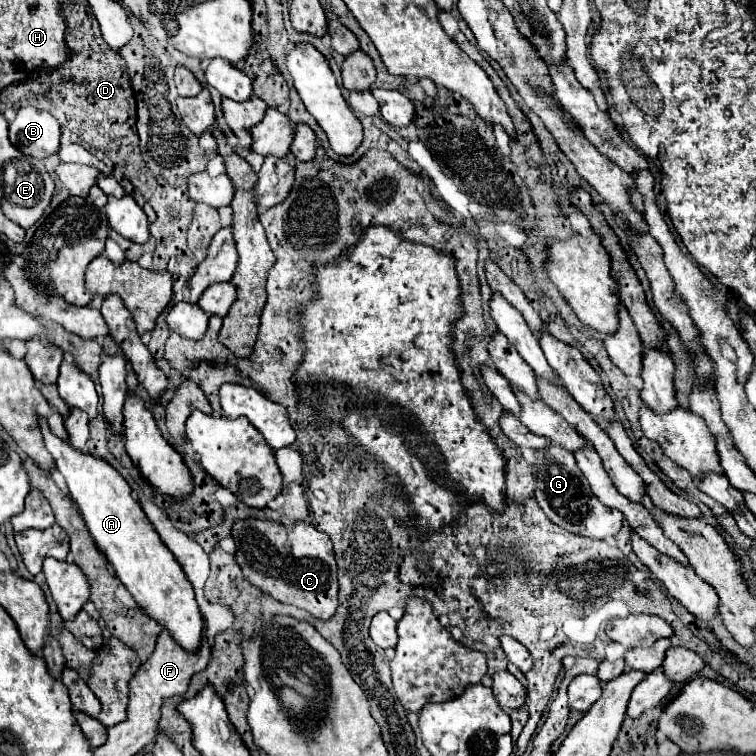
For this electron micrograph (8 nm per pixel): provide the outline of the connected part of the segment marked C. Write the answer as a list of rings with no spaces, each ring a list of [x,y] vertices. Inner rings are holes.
[[[246,519],[232,527],[232,537],[236,541],[236,561],[252,585],[280,603],[306,609],[316,619],[330,619],[334,615],[338,605],[338,579],[328,535],[308,523],[296,523],[294,529],[286,529],[276,521]]]

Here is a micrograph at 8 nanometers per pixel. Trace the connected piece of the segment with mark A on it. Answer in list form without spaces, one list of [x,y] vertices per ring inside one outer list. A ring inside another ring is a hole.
[[[44,421],[40,423],[40,429],[46,449],[56,459],[56,469],[68,483],[72,501],[84,517],[92,539],[114,565],[122,585],[130,591],[130,595],[146,611],[148,617],[168,629],[176,643],[180,643],[186,651],[196,651],[196,647],[200,647],[202,643],[204,621],[194,597],[194,589],[188,579],[184,579],[182,567],[176,563],[168,547],[164,547],[160,535],[152,531],[152,525],[148,523],[148,517],[144,515],[140,503],[132,499],[130,485],[104,459],[84,455],[70,443],[58,439]]]

